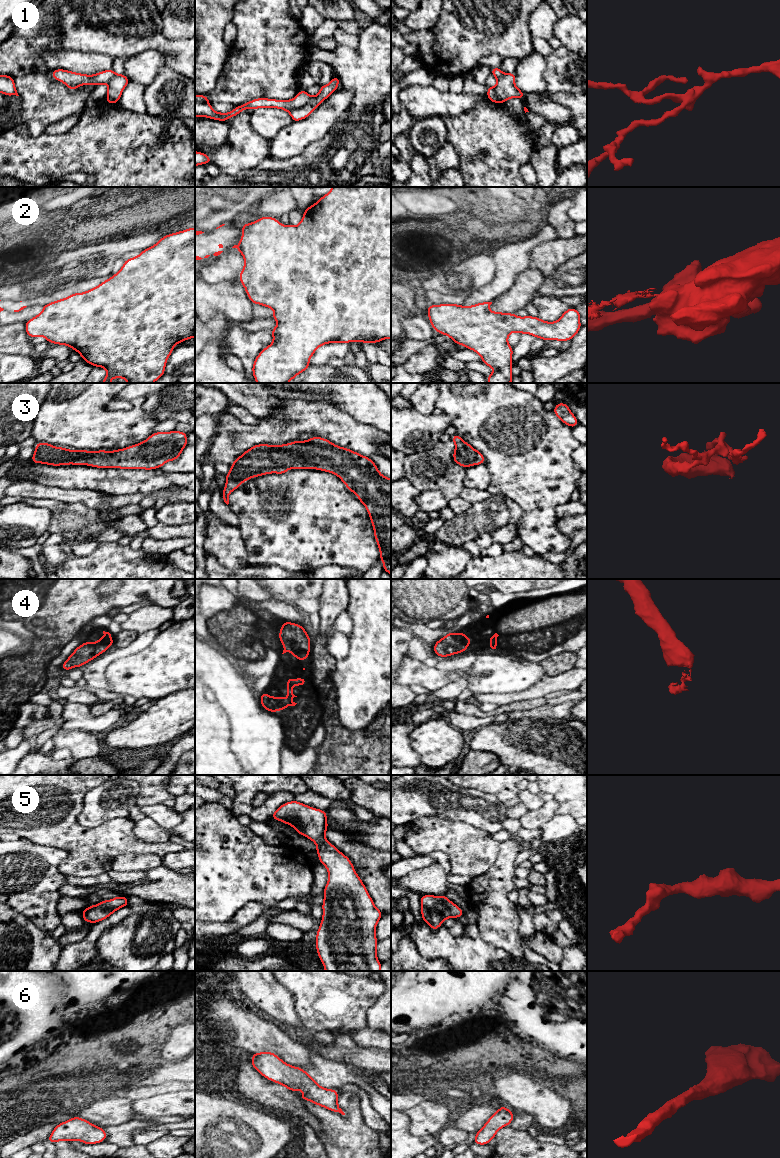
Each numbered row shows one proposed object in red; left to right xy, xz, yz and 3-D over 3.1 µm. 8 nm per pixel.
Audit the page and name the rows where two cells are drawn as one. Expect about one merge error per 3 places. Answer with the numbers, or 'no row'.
1, 2

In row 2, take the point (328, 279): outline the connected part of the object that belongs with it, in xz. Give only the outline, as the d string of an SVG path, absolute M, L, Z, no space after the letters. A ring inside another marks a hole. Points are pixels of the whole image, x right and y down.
M332 187L332 189L322 196L316 203L310 205L305 211L303 211L303 217L301 222L296 225L283 225L280 224L277 218L273 217L260 217L255 222L242 224L241 225L243 234L240 239L240 245L242 248L242 255L244 258L244 268L239 273L239 281L244 286L246 290L246 294L249 300L255 305L259 304L274 310L274 314L271 318L278 322L278 325L275 328L270 329L274 340L273 343L265 347L255 358L252 373L255 381L257 383L289 383L293 380L297 375L301 374L305 370L307 370L310 365L309 361L315 351L322 345L328 343L350 343L354 341L368 343L379 343L384 339L391 339L391 187Z

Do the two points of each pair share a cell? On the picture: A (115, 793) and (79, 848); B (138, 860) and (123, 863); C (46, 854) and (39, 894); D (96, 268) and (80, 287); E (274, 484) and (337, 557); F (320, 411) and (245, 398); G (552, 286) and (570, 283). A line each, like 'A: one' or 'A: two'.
A: two
B: one
C: one
D: two
E: one
F: two
G: one

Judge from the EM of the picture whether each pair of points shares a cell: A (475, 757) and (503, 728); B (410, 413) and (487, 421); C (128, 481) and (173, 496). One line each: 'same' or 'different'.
A: different
B: different
C: different

